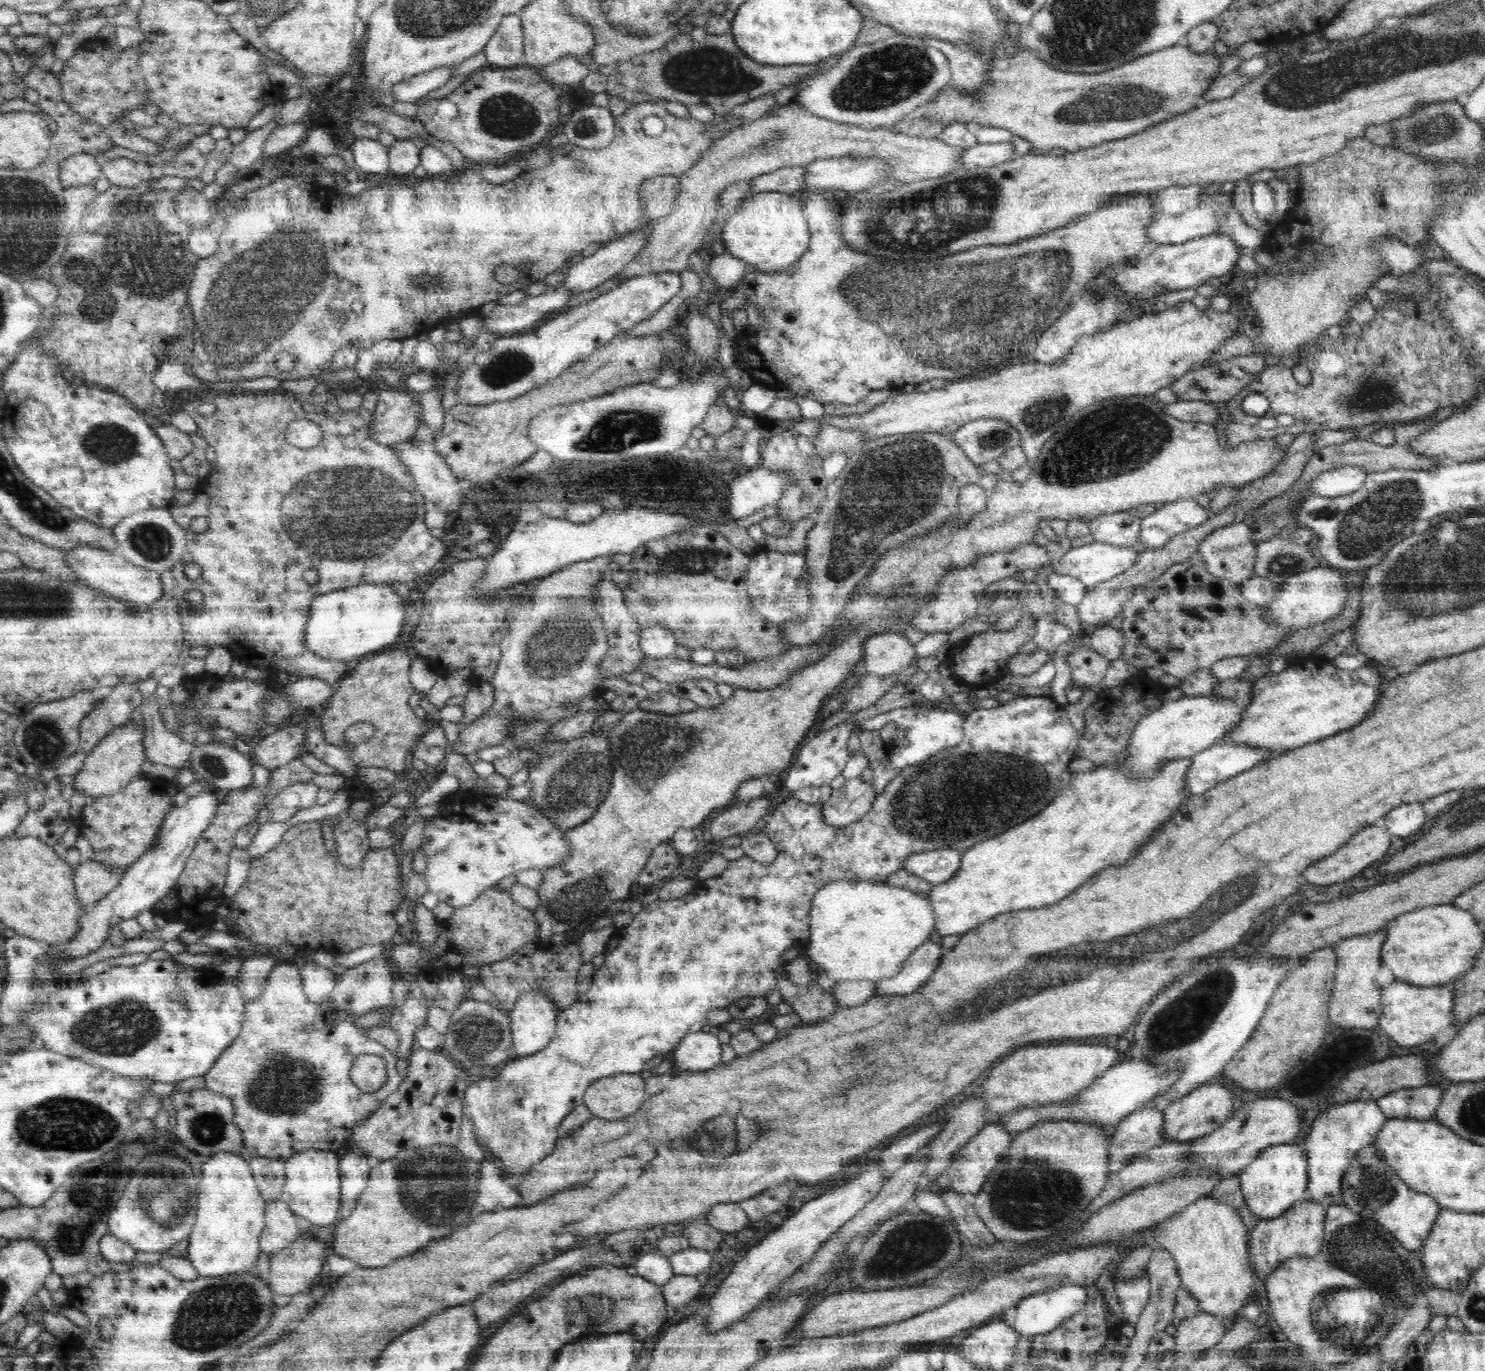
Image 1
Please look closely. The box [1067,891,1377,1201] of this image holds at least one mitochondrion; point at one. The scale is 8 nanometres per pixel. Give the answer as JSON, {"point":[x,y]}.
{"point":[1187,1017]}

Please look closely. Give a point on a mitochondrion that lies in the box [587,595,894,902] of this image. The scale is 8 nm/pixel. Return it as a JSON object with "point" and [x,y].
{"point":[650,749]}

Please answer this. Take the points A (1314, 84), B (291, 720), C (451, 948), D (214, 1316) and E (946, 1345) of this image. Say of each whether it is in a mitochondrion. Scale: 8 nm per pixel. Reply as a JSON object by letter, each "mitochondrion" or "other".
{"A":"mitochondrion","B":"other","C":"other","D":"mitochondrion","E":"other"}

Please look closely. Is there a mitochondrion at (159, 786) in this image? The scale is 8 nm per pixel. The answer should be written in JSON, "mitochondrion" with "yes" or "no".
{"mitochondrion":"no"}

